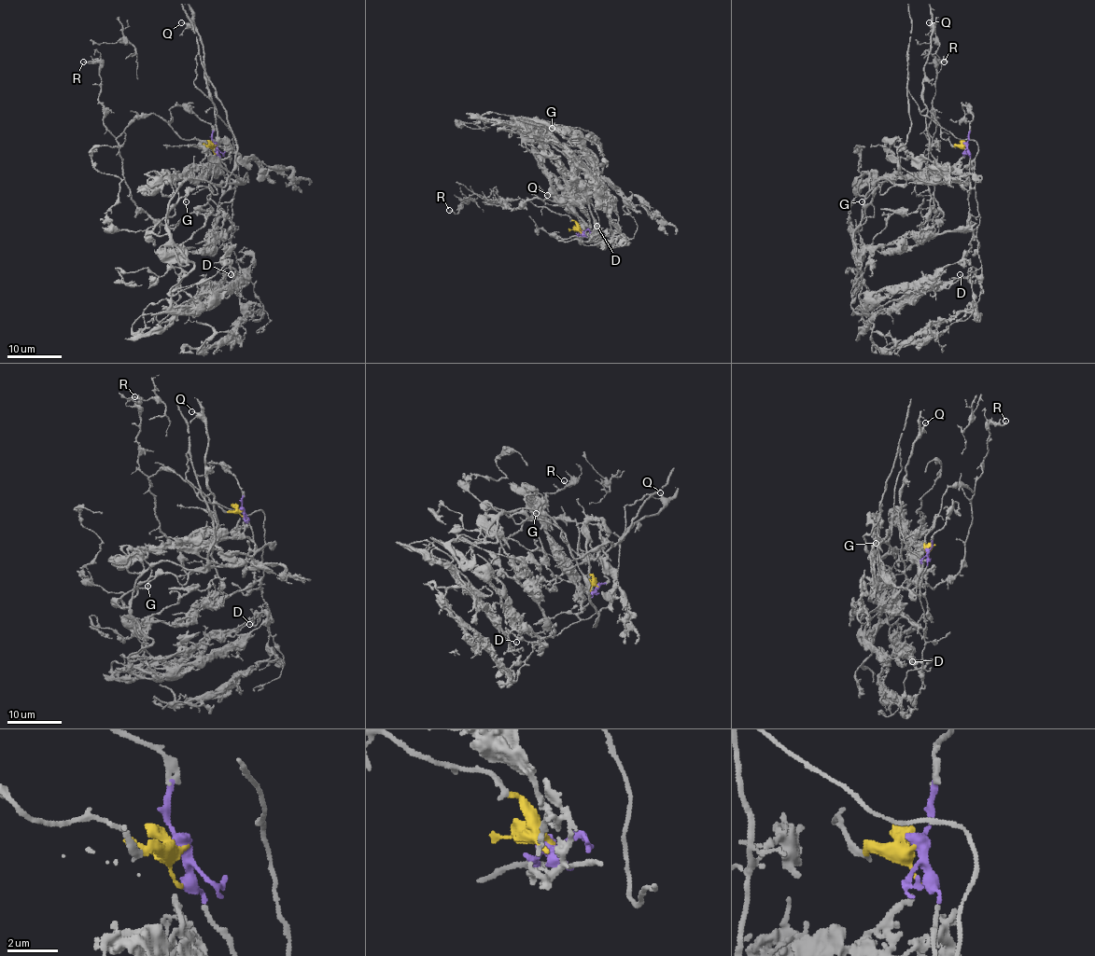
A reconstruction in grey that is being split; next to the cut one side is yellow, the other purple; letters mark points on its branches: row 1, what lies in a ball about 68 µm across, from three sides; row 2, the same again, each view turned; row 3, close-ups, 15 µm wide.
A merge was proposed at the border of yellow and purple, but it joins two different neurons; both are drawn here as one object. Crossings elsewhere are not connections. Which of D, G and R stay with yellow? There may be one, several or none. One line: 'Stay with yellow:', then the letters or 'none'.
Stay with yellow: R

